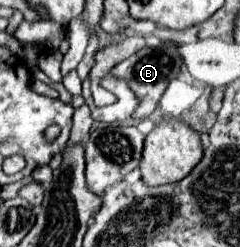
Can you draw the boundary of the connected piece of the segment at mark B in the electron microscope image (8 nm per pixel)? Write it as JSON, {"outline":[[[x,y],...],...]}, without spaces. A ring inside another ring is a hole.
{"outline":[[[163,42],[163,46],[159,46],[159,48],[149,48],[149,46],[145,46],[143,50],[139,50],[137,54],[129,56],[127,60],[123,60],[123,62],[119,62],[119,64],[115,66],[113,74],[119,76],[119,78],[125,78],[127,84],[131,86],[131,90],[133,90],[133,92],[139,96],[139,100],[141,100],[141,104],[139,104],[139,108],[135,110],[133,118],[147,118],[149,114],[153,114],[153,110],[157,108],[157,102],[161,100],[161,96],[163,96],[163,92],[167,90],[169,82],[177,78],[177,74],[179,74],[179,70],[181,70],[181,64],[183,64],[183,62],[181,62],[181,56],[177,54],[177,50],[179,50],[179,46],[177,46],[175,42]]]}

